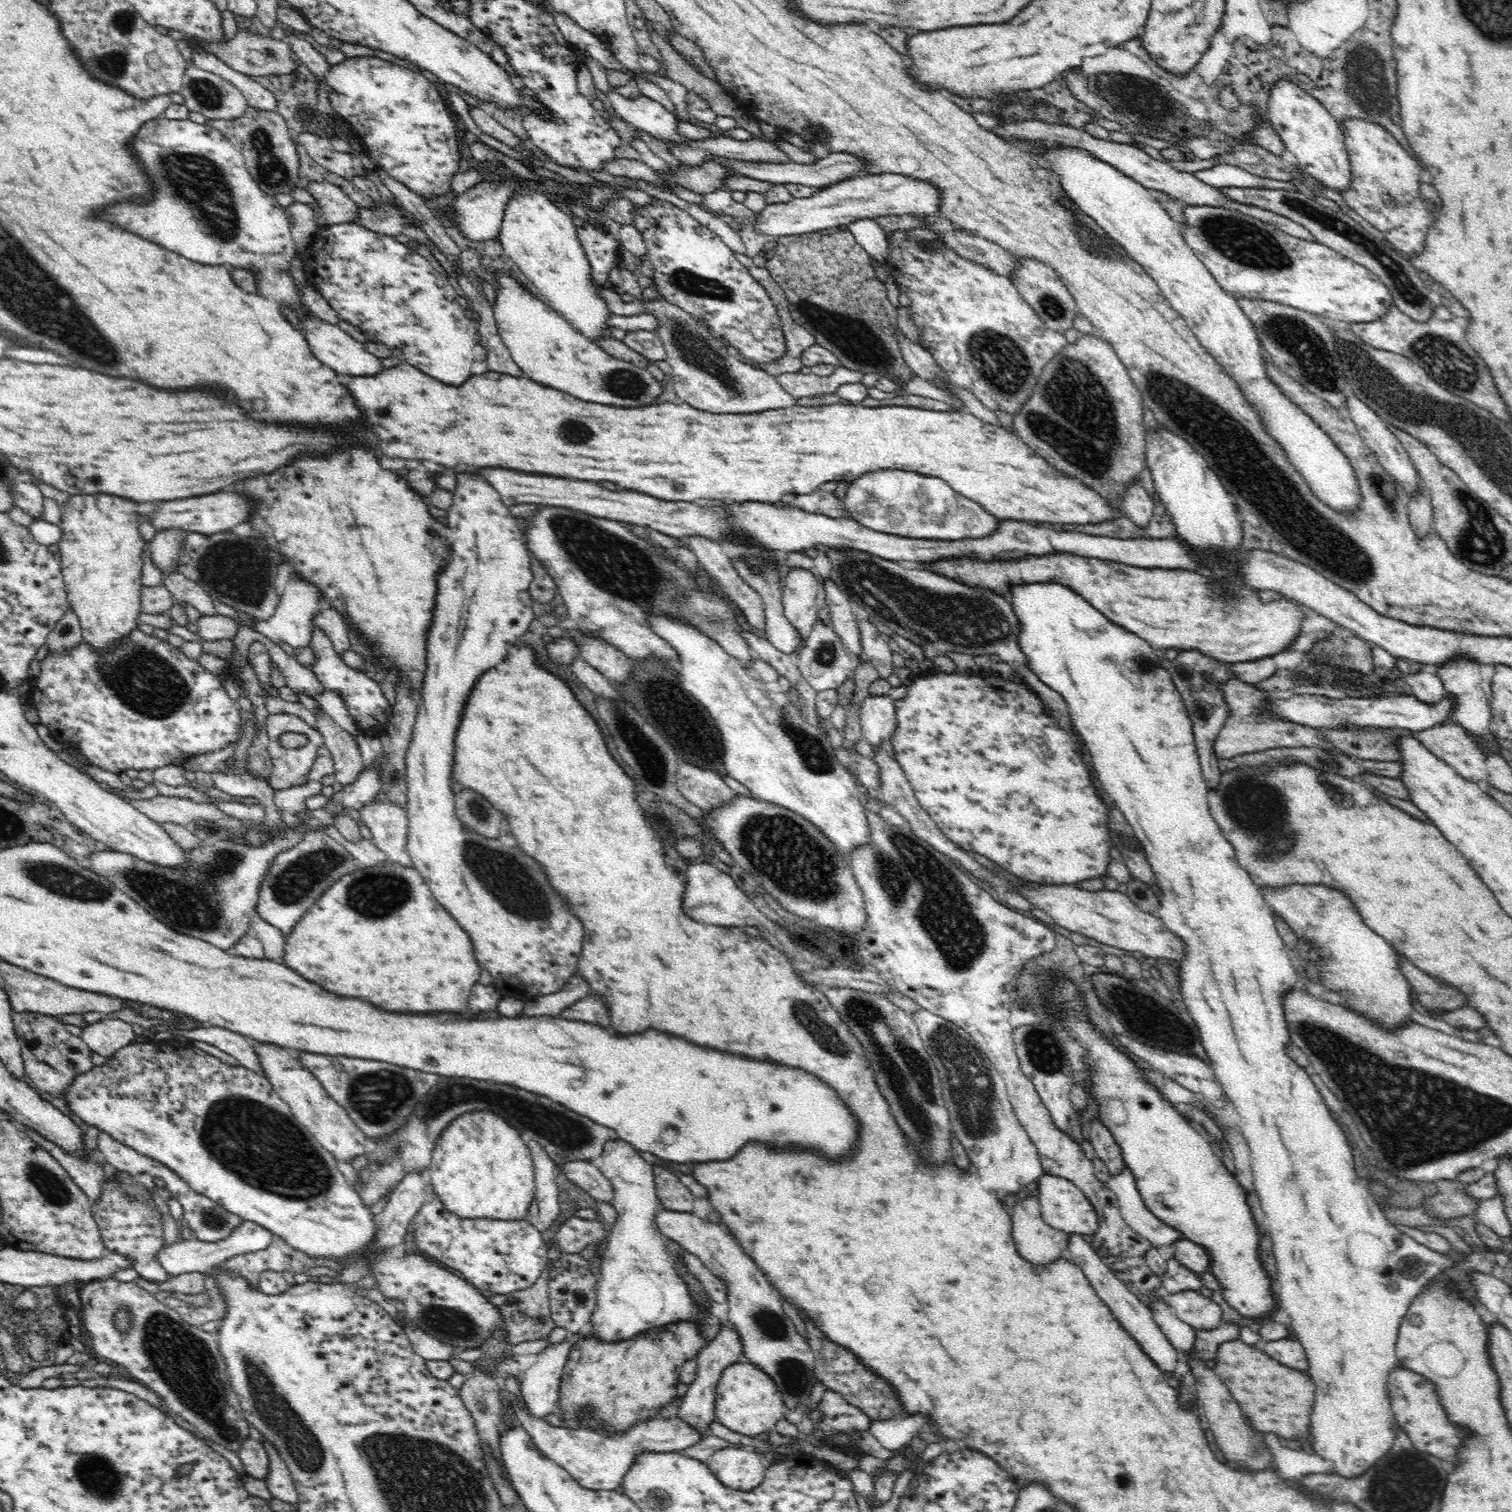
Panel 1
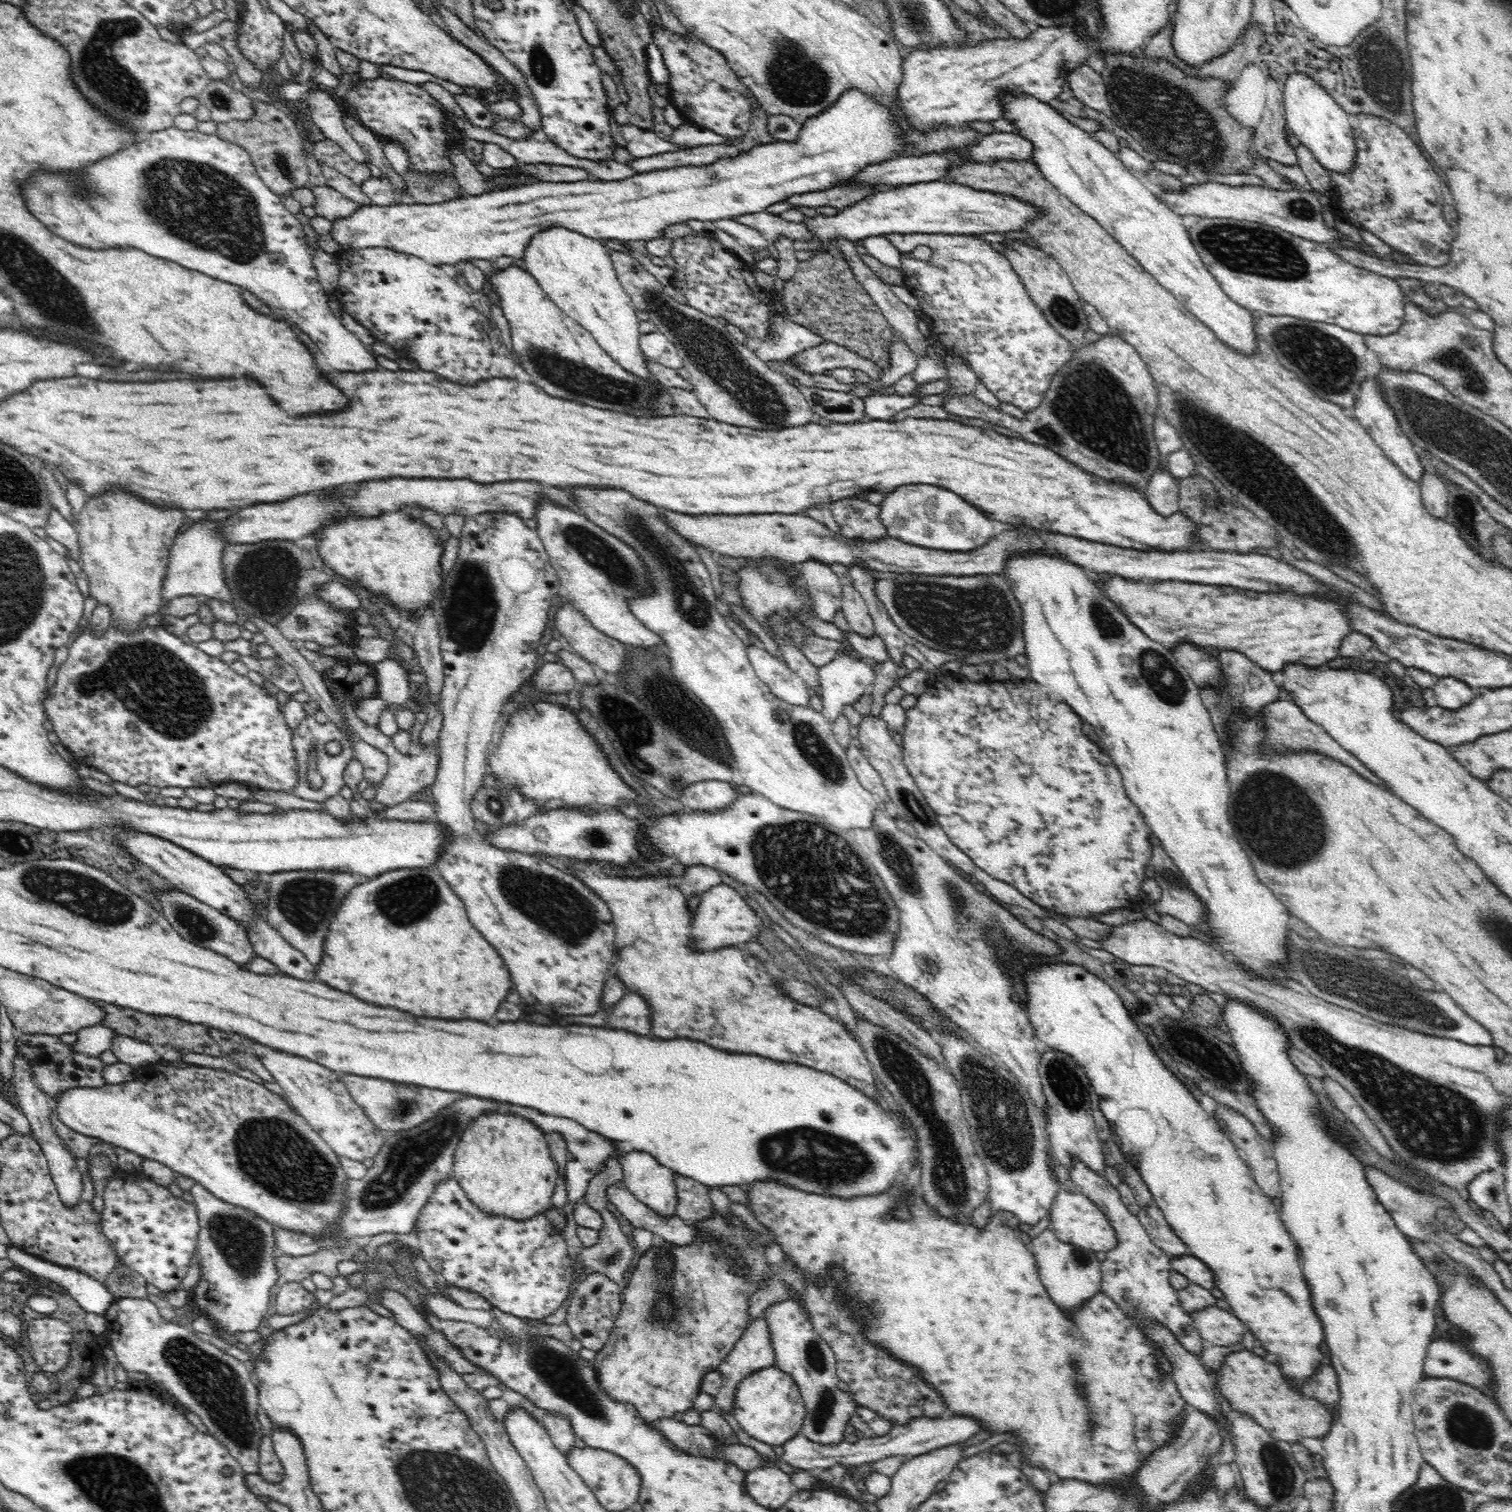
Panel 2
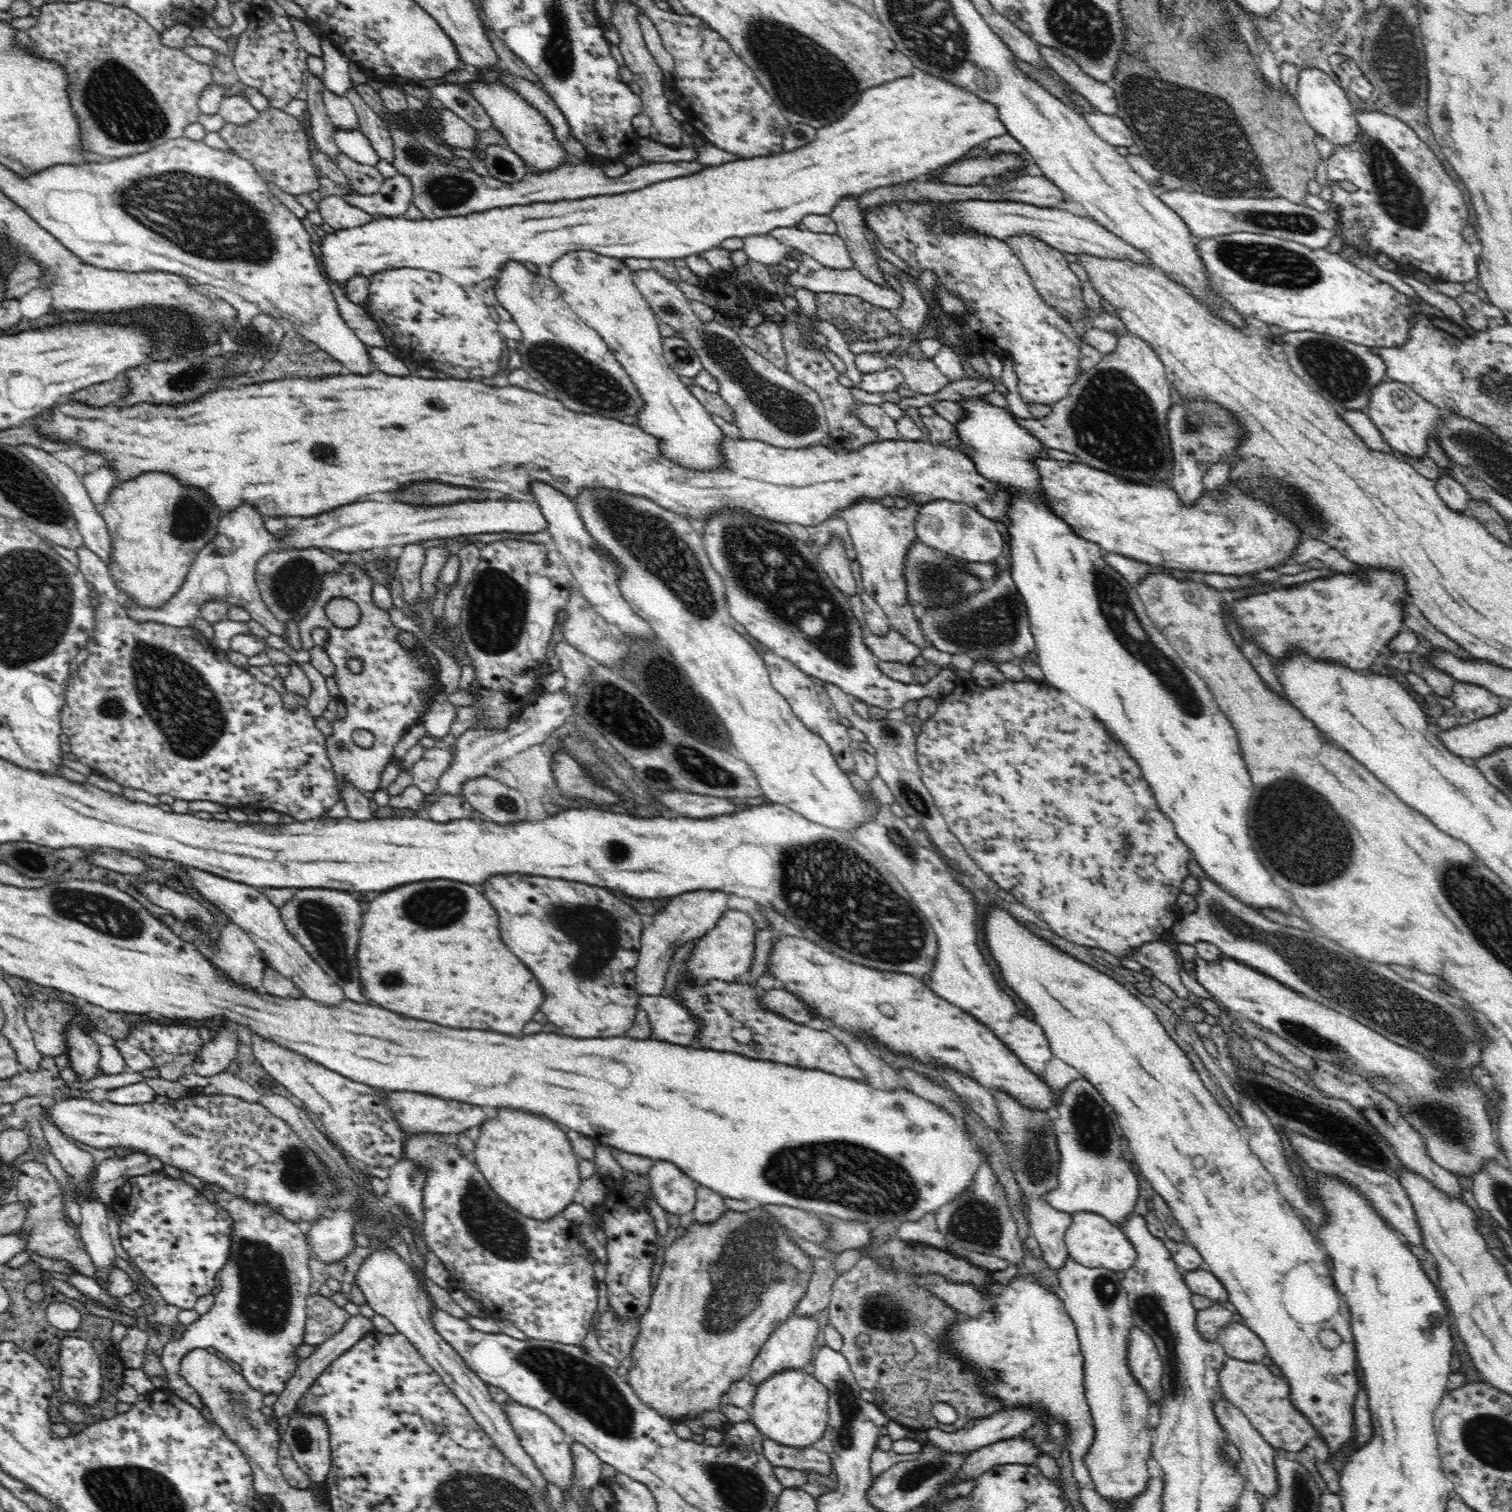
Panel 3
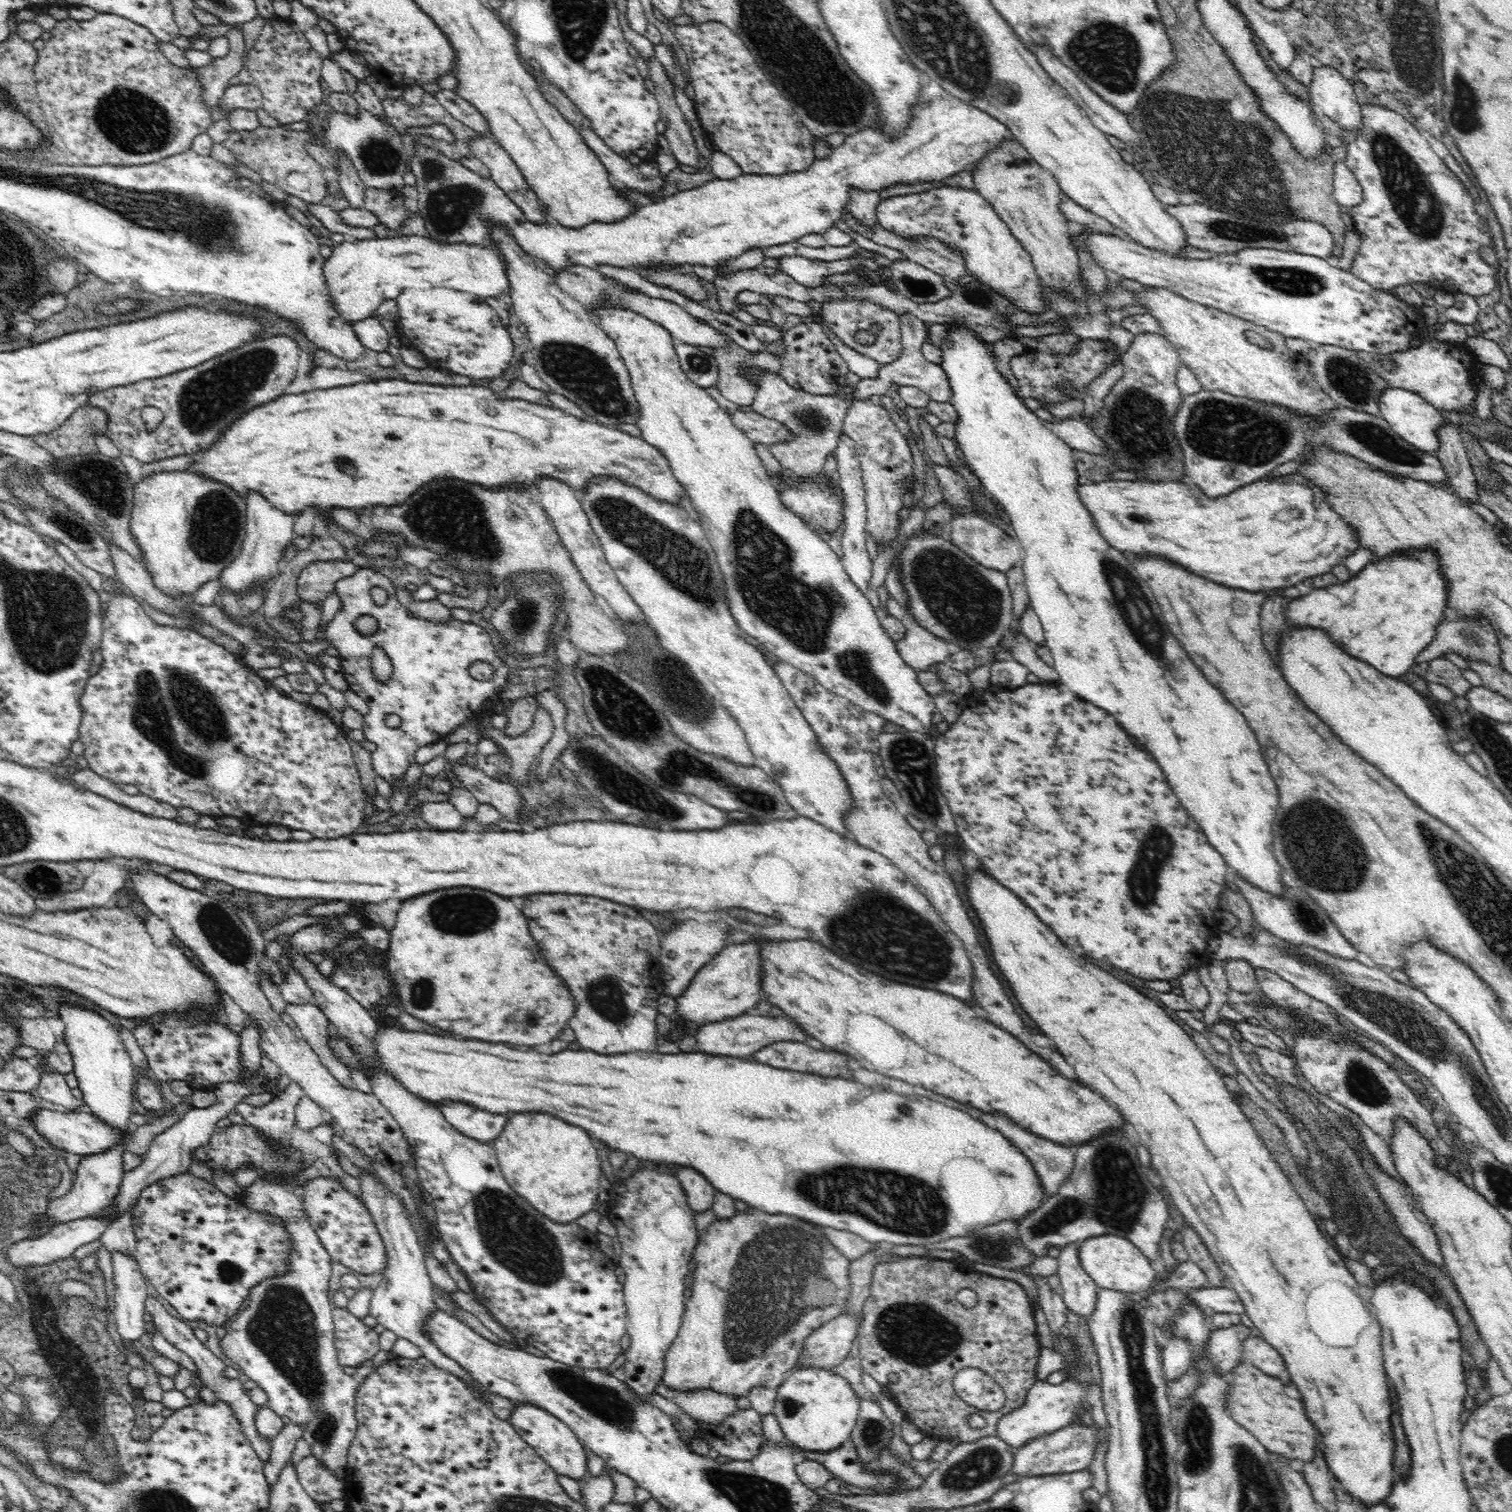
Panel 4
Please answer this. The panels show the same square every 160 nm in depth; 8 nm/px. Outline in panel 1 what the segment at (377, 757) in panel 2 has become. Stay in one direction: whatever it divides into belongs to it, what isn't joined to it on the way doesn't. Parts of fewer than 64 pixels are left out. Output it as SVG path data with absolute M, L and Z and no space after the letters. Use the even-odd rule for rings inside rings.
M321 706L316 707L314 712L318 720L317 728L324 737L325 747L334 756L334 778L341 783L342 787L352 784L369 768L364 765L360 745L354 740L354 736L344 738L346 731L340 728L332 717L321 709Z

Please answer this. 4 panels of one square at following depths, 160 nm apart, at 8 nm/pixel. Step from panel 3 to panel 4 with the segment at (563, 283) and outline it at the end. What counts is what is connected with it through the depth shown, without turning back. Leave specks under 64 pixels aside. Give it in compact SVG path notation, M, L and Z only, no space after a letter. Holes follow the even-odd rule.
M600 310L596 312L596 316L600 322L600 328L606 331L606 335L615 342L618 347L619 355L622 356L624 364L630 372L631 384L634 389L636 399L639 403L639 418L637 426L640 428L643 439L647 440L650 445L654 445L666 457L667 462L673 471L674 477L680 485L685 488L686 498L691 500L691 504L699 514L699 522L706 534L706 540L711 544L712 550L716 550L716 560L720 564L720 570L724 574L726 580L726 598L728 598L728 606L730 606L730 613L734 616L736 623L742 632L746 632L748 636L756 638L768 652L772 652L779 661L784 661L793 664L798 670L805 672L816 679L824 688L830 692L844 697L855 704L864 708L868 712L874 712L888 722L892 722L901 726L903 730L928 735L933 738L933 732L936 731L934 721L934 714L938 712L934 695L930 694L919 681L917 671L914 670L906 661L900 656L896 646L896 640L884 630L880 619L878 619L878 611L874 605L870 603L868 598L864 595L857 584L852 582L850 575L846 572L841 558L838 554L816 533L815 529L807 526L807 522L802 520L780 500L778 488L774 486L768 470L764 470L764 463L756 452L754 442L745 436L744 431L740 430L733 422L731 416L712 398L712 396L705 391L705 389L693 384L688 376L684 373L676 349L675 343L670 333L654 323L654 321L640 316L631 311L626 310Z

